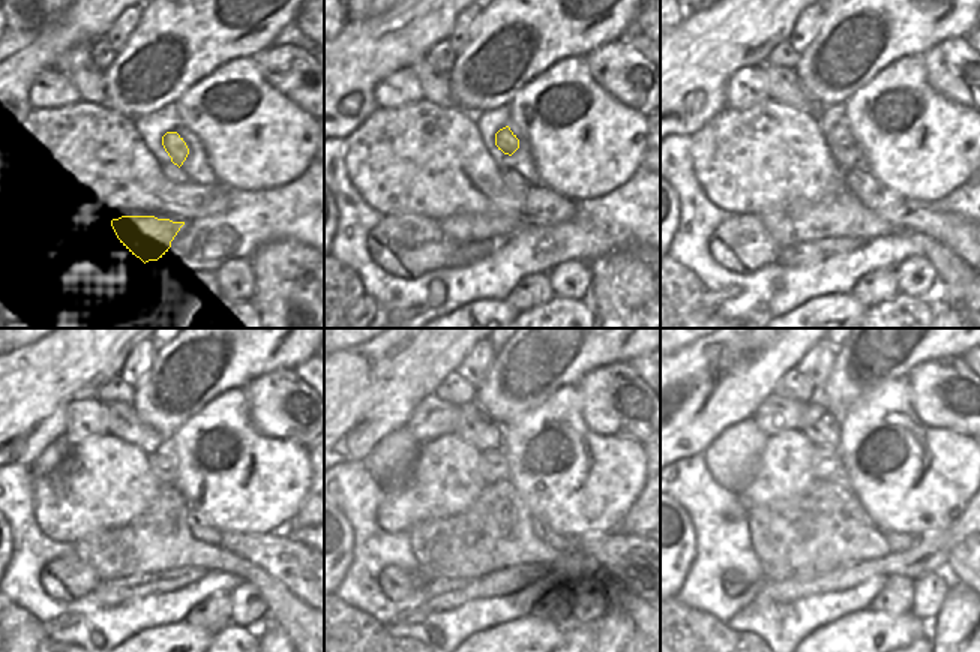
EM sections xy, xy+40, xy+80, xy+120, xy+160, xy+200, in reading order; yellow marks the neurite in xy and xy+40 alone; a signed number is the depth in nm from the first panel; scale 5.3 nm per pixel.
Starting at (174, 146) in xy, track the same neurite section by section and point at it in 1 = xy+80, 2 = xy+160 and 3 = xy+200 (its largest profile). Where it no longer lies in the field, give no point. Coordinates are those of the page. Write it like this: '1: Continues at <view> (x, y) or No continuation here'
1: Continues at xy+80 (839, 137)
2: Continues at xy+160 (494, 468)
3: Continues at xy+200 (826, 463)

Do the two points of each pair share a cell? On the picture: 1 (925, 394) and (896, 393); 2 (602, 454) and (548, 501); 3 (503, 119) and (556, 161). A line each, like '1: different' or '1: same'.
1: different
2: same
3: different

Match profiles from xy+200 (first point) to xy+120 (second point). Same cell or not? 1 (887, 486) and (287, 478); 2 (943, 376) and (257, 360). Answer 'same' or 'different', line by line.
1: same
2: different

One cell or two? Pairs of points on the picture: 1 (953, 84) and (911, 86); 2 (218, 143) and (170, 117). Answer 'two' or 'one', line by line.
1: two
2: two

